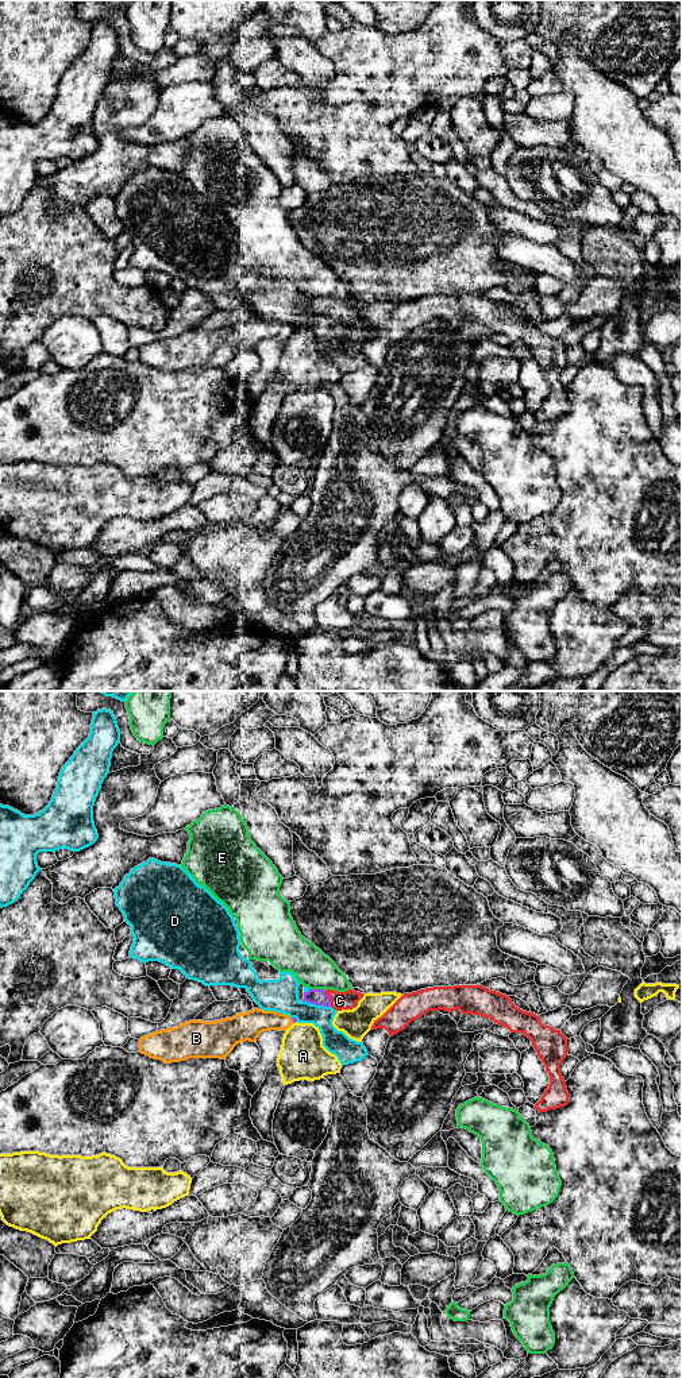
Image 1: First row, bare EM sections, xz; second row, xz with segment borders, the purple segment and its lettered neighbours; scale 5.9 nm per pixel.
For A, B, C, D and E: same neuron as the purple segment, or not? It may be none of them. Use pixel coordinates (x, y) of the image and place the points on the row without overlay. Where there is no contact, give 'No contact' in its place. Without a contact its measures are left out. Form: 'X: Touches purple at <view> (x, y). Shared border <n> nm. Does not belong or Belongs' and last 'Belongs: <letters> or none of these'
A: Touches purple at xz (295, 331). Shared border 30 nm. Does not belong
B: Touches purple at xz (292, 328). Shared border 40 nm. Does not belong
C: Touches purple at xz (330, 308). Shared border 100 nm. Belongs
D: Touches purple at xz (316, 313). Shared border 170 nm. Does not belong
E: Touches purple at xz (318, 298). Shared border 100 nm. Does not belong
Belongs: C

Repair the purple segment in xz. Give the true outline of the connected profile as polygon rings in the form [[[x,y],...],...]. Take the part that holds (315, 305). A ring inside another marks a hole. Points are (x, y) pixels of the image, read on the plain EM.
[[[309,298],[304,301],[304,309],[311,313],[332,316],[336,320],[352,319],[358,314],[358,310],[365,302],[348,298],[346,301],[338,301],[332,298]]]

